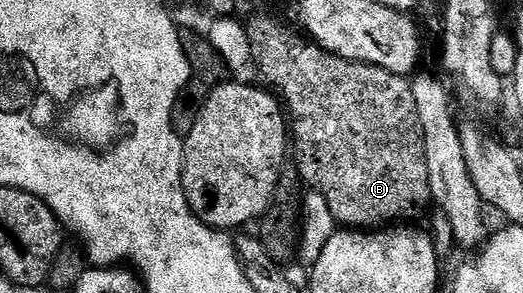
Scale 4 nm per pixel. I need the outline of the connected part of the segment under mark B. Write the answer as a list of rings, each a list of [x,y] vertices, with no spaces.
[[[257,18],[253,23],[248,23],[247,29],[251,52],[253,53],[252,65],[255,68],[257,66],[258,72],[270,82],[268,85],[279,95],[280,101],[287,111],[287,118],[291,123],[291,158],[292,161],[293,158],[297,161],[295,169],[300,181],[302,183],[304,181],[310,182],[313,185],[310,187],[316,193],[322,194],[327,200],[327,208],[331,208],[331,216],[338,227],[369,232],[374,228],[388,227],[398,220],[413,220],[409,218],[415,217],[425,205],[428,204],[429,206],[431,199],[428,188],[427,160],[424,159],[424,134],[421,131],[419,116],[416,114],[415,96],[412,95],[412,81],[404,74],[392,74],[390,70],[384,70],[378,66],[369,66],[365,62],[352,62],[339,57],[337,54],[327,52],[316,44],[310,44],[292,25],[289,26],[284,26],[283,23],[276,22],[273,18]]]

